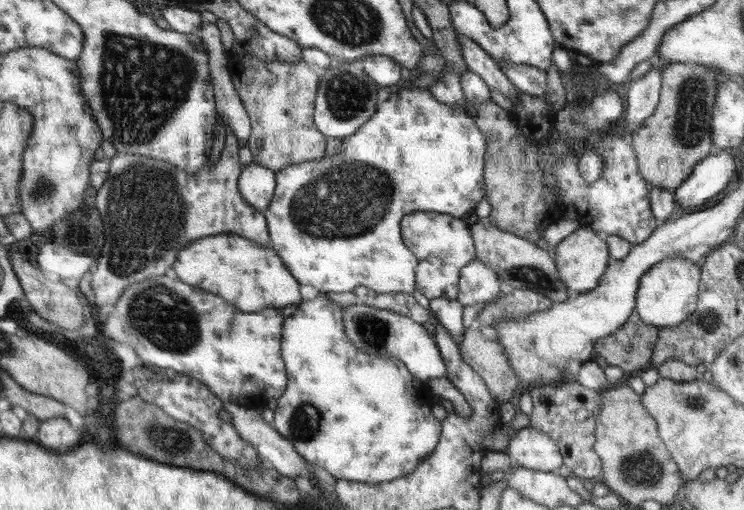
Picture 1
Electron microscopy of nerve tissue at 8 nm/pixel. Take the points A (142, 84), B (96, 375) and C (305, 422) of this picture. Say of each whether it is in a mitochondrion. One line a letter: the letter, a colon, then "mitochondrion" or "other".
A: mitochondrion
B: other
C: mitochondrion

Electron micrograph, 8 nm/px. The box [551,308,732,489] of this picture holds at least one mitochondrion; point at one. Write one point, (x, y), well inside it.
(696, 400)

